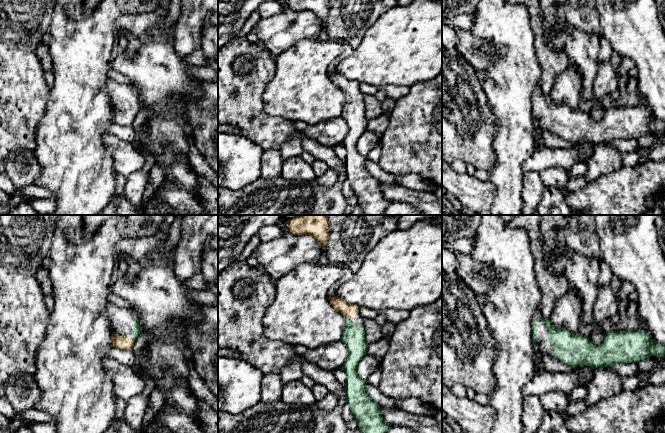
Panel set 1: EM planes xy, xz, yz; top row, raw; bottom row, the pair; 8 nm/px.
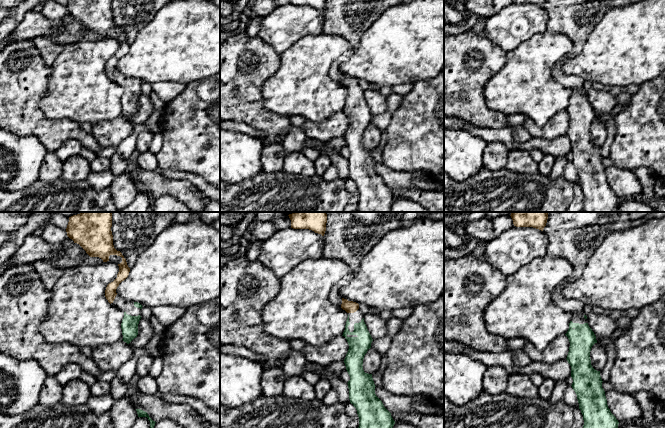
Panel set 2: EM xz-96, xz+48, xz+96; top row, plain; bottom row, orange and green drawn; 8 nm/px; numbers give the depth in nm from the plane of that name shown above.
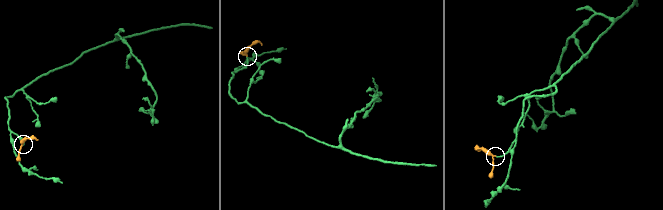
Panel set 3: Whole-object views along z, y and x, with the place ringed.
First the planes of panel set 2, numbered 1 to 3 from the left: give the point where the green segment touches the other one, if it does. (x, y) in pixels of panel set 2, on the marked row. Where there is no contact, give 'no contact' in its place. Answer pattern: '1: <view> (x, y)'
1: no contact
2: no contact
3: no contact

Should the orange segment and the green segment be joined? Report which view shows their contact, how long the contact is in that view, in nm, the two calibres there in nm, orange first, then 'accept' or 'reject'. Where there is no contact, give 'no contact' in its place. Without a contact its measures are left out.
xy | 30 nm | 110/60 nm | accept

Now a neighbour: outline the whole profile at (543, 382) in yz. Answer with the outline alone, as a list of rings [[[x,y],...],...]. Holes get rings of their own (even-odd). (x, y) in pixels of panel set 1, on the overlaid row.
[[[575,368],[572,371],[556,373],[536,370],[534,378],[523,388],[523,396],[541,397],[544,393],[551,391],[570,394],[576,387],[588,388],[589,384],[590,380],[582,380]]]

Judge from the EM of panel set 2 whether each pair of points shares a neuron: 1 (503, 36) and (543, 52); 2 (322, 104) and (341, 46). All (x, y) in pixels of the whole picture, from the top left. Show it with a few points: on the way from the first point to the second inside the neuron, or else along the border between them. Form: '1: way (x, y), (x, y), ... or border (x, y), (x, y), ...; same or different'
1: border (541, 32), (530, 36), (506, 52); different
2: way (322, 89), (322, 63), (326, 59); same

